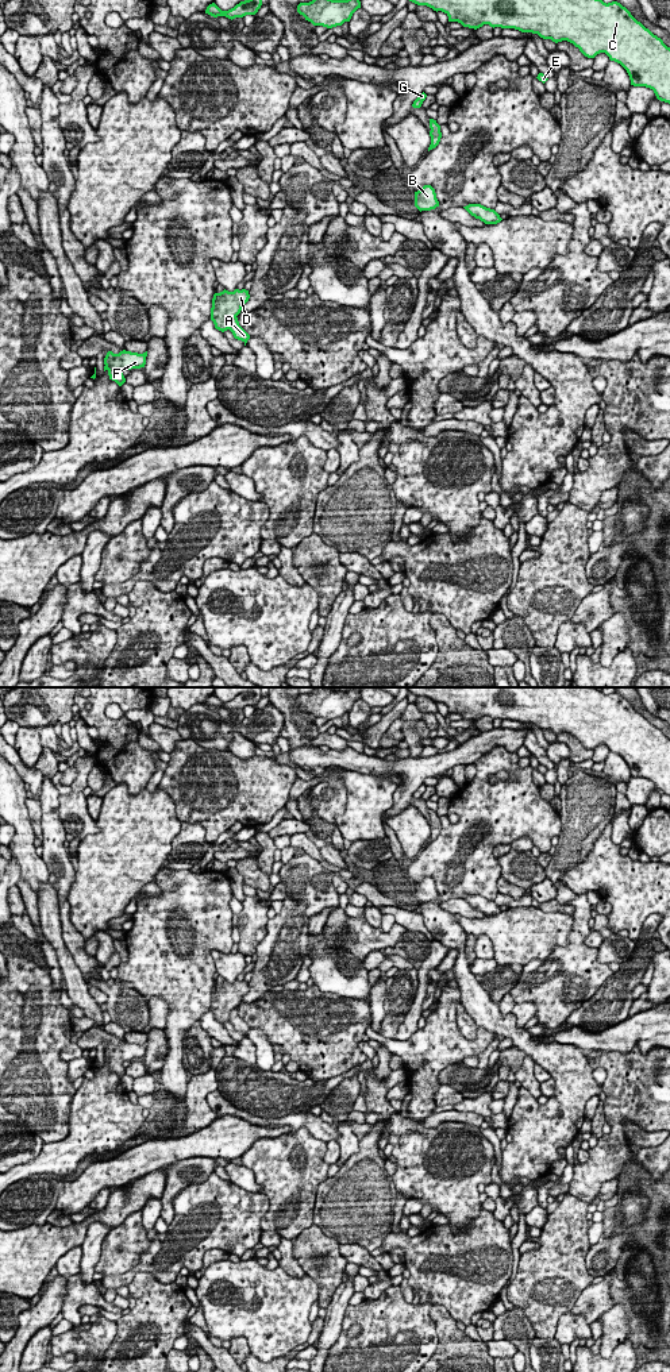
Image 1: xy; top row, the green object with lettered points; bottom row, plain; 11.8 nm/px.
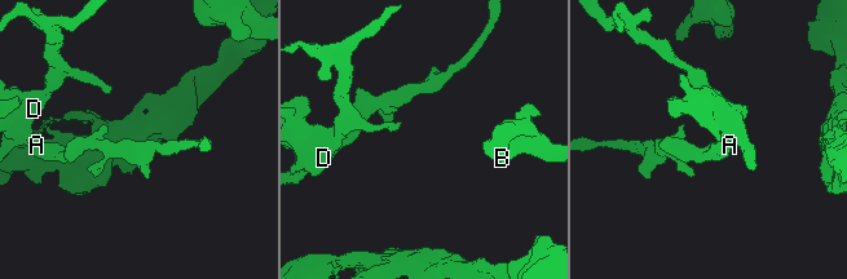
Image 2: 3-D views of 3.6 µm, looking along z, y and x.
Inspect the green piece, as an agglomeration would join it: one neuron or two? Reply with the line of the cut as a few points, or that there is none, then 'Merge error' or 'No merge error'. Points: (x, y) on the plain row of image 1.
Split along xy (235, 1008), (231, 1010), (228, 1020). Merge error

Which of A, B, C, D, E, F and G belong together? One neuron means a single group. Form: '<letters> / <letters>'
A / B C D E F G

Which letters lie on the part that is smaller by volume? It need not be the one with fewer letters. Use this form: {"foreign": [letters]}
{"foreign": ["A"]}

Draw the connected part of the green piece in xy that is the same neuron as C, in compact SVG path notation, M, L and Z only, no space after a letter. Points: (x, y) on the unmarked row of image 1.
M405 687L417 697L442 702L448 713L463 718L515 720L538 725L558 735L567 732L588 748L605 744L611 752L620 755L628 764L631 776L654 782L658 791L670 795L670 739L654 727L631 704L617 693L604 694L593 687Z

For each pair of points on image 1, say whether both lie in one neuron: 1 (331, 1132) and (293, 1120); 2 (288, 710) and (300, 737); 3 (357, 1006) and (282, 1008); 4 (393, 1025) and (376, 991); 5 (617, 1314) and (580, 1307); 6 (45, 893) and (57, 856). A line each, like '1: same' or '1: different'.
1: same
2: same
3: same
4: different
5: different
6: different

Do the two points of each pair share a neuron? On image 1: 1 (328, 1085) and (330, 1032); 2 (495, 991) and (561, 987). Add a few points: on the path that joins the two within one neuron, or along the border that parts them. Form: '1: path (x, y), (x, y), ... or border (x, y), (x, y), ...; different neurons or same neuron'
1: border (357, 1064), (326, 1080); different neurons
2: border (523, 966), (520, 979), (508, 991); different neurons

